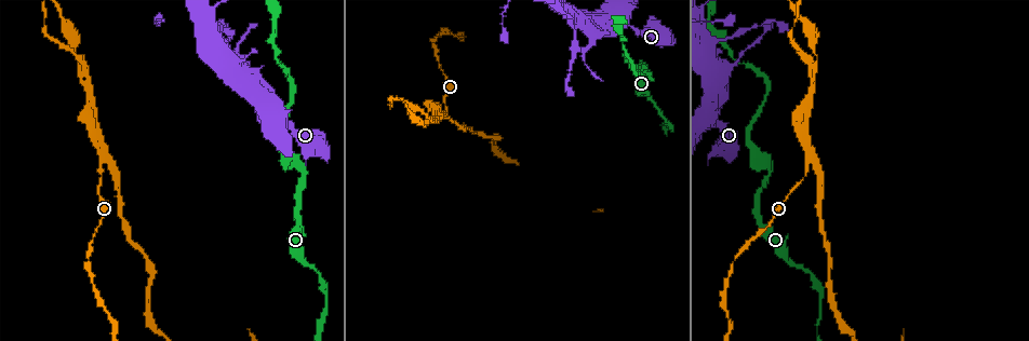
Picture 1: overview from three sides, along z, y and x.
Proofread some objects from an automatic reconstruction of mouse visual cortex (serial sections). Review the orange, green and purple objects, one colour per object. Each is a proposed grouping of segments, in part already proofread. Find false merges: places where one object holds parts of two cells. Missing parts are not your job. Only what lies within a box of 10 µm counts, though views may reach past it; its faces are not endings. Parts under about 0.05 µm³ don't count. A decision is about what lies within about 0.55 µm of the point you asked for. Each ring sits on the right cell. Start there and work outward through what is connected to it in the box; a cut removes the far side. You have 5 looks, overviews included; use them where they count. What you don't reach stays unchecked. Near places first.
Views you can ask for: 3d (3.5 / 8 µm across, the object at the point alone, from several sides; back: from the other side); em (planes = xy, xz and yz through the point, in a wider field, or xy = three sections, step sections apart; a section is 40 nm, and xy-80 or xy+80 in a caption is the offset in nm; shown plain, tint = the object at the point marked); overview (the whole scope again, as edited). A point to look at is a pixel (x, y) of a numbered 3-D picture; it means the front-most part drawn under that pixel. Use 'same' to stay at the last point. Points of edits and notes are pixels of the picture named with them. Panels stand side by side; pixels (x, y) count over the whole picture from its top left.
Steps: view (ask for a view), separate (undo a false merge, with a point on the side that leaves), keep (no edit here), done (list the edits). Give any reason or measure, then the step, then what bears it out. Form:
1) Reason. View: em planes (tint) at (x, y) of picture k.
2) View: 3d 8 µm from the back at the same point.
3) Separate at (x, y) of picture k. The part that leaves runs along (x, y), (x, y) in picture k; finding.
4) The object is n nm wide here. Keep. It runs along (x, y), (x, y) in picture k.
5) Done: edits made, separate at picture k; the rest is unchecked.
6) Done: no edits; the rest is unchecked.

Sharp bend. View: em planes (tint) at (646, 78) of picture 1.

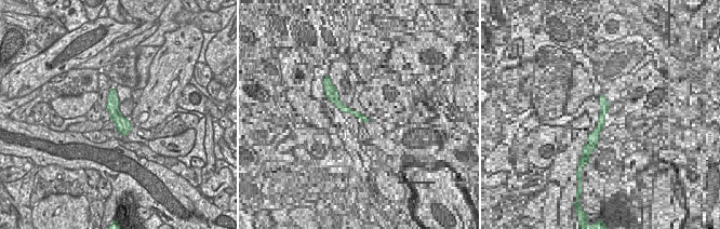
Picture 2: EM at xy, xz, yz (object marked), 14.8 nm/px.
Wider look. View: 3d 3.5 µm from the back at the same point.

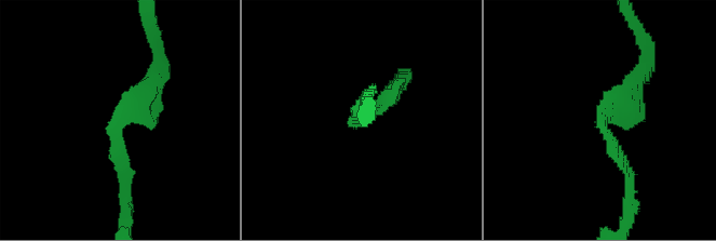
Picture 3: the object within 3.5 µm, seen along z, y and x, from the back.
Keep. It runs along (124, 184), (118, 124), (154, 68) in picture 3; one cell here.

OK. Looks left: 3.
Three-way junction. View: 3d 3.5 µm at (808, 166) of picture 1.

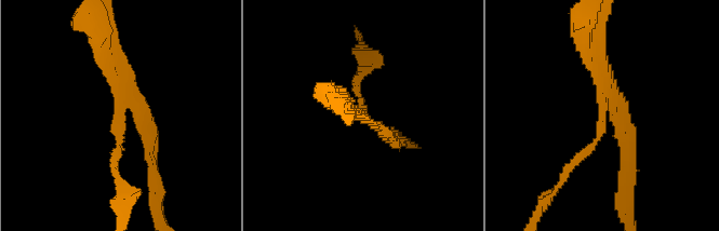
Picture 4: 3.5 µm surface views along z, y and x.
3 arms meet here; the arms are 100, 150, 150 nm wide. View: em xy step 5 (tint) at (116, 115) of picture 4.

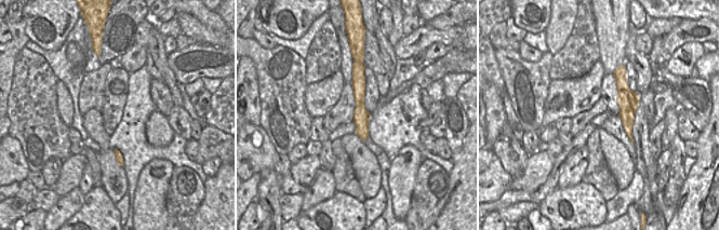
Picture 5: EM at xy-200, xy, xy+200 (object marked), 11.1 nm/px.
The object is 180 nm wide here. Separate at (150, 137) of picture 4. Two cells meet here.

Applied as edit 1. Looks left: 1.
Done: edits made, separate at picture 4; the rest is unchecked.

